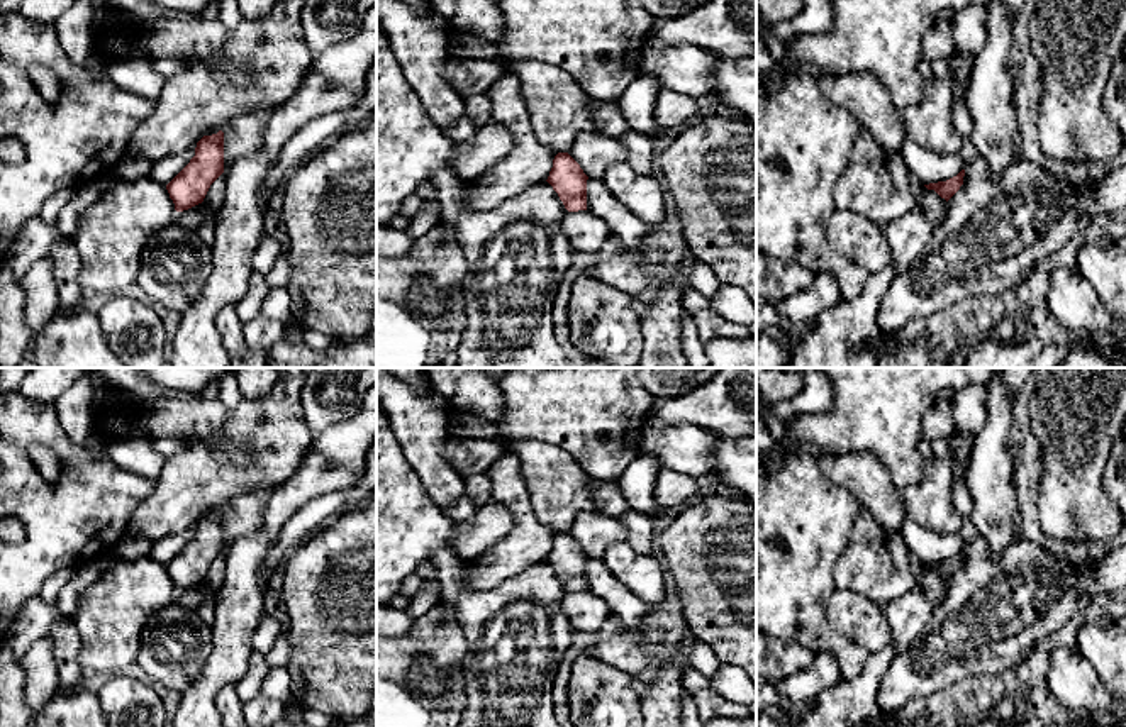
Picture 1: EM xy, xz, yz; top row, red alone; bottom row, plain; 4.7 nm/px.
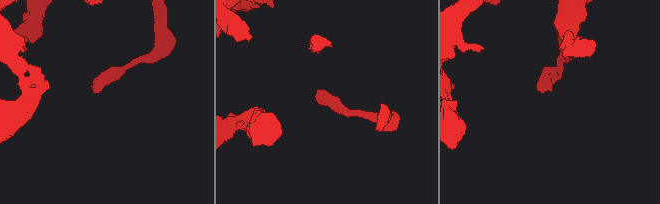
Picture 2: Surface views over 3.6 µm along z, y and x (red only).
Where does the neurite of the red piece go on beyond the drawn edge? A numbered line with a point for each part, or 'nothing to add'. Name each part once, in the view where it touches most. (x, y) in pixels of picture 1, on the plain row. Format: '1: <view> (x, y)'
nothing to add

